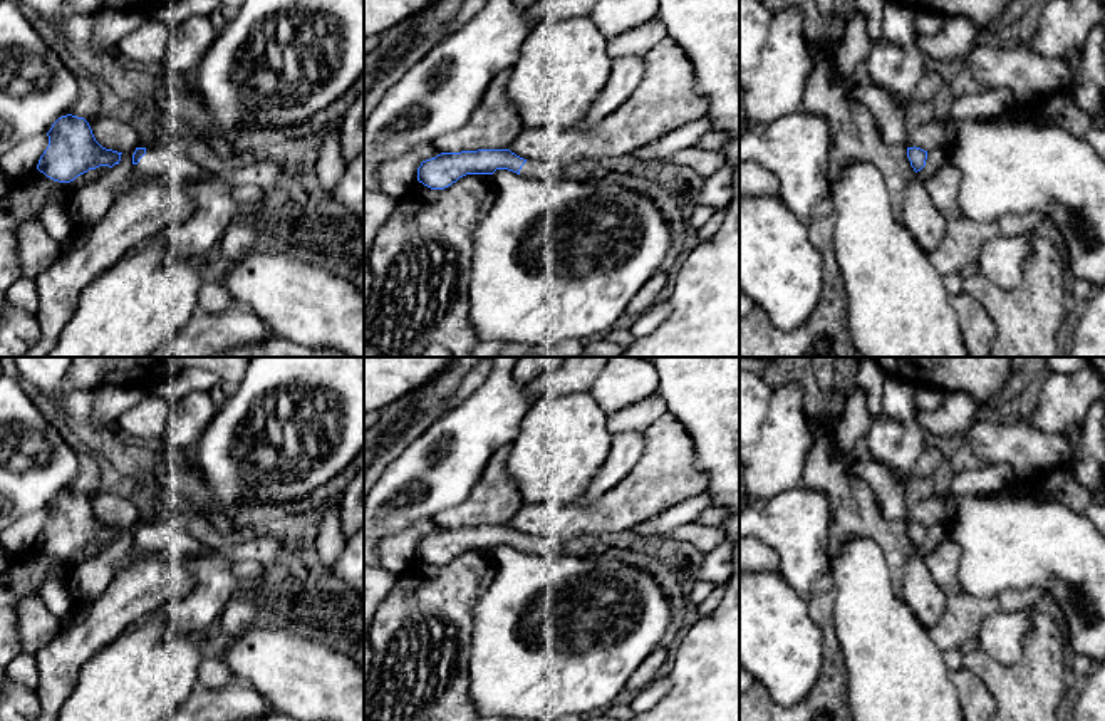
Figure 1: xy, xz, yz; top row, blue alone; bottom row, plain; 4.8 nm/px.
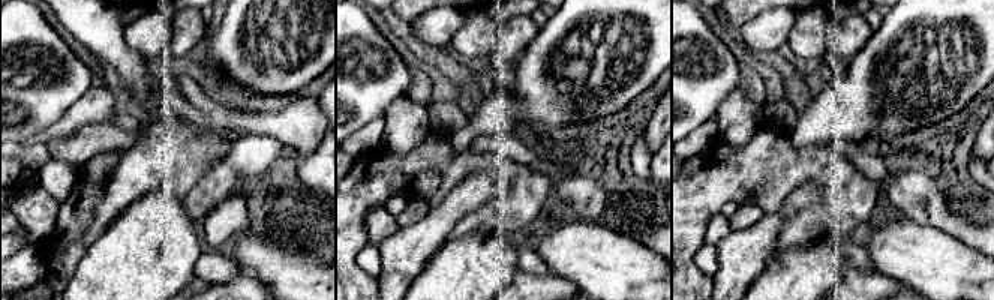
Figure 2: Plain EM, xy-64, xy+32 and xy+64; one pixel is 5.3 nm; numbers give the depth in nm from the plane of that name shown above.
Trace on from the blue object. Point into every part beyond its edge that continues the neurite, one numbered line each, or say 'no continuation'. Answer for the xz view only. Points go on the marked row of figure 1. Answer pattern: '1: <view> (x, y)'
1: xz (530, 168)

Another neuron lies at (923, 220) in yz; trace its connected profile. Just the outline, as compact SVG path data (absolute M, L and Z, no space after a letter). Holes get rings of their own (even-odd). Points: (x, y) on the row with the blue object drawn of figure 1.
M917 174L905 183L902 223L927 255L936 252L946 233L946 220Z

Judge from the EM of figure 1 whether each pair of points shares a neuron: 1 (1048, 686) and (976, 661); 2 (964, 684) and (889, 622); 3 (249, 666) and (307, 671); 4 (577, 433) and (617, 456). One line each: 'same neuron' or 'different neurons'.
1: same neuron
2: different neurons
3: same neuron
4: different neurons

